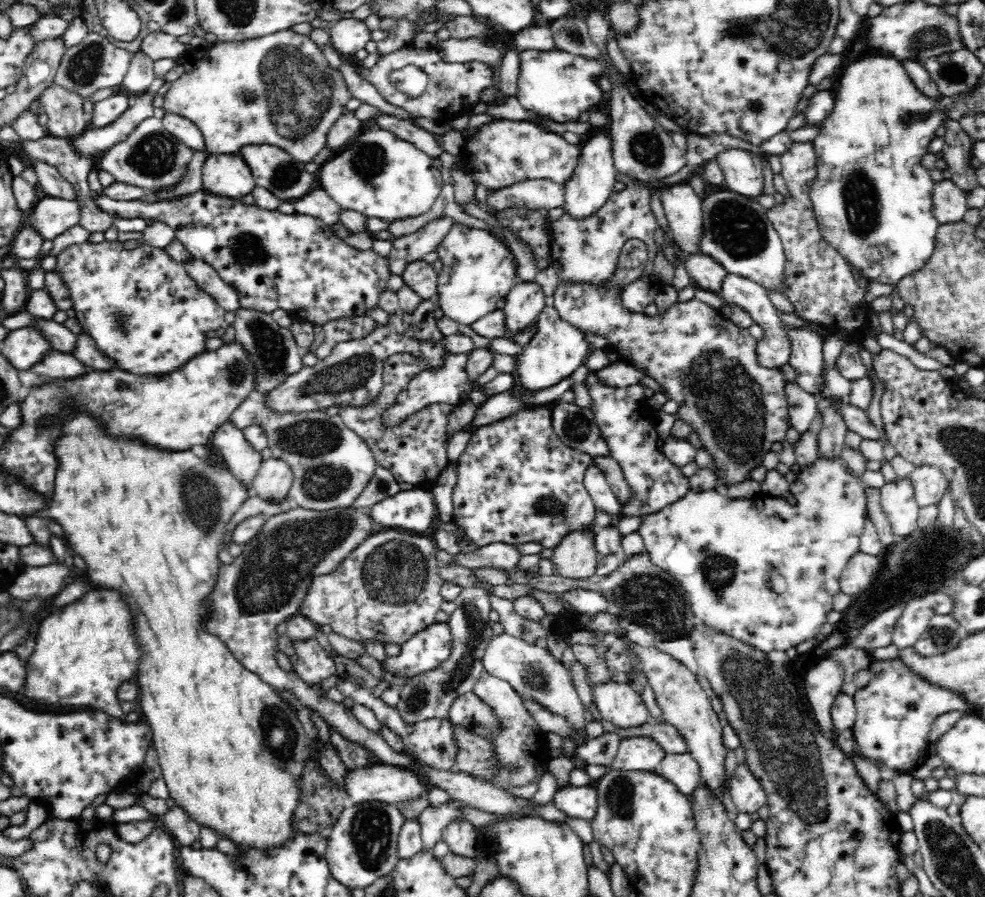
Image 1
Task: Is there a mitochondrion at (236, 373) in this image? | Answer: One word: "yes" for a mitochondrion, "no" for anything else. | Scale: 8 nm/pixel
yes

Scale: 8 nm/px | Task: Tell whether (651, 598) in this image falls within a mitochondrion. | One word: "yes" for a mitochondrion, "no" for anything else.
yes

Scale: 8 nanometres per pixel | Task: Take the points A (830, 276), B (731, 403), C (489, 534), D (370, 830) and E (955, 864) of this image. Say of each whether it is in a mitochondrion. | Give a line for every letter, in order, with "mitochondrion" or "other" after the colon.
A: other
B: mitochondrion
C: other
D: mitochondrion
E: mitochondrion

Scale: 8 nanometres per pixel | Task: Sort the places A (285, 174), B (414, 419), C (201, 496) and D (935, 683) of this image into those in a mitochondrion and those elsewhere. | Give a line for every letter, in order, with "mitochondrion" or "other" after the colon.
A: mitochondrion
B: other
C: mitochondrion
D: other

